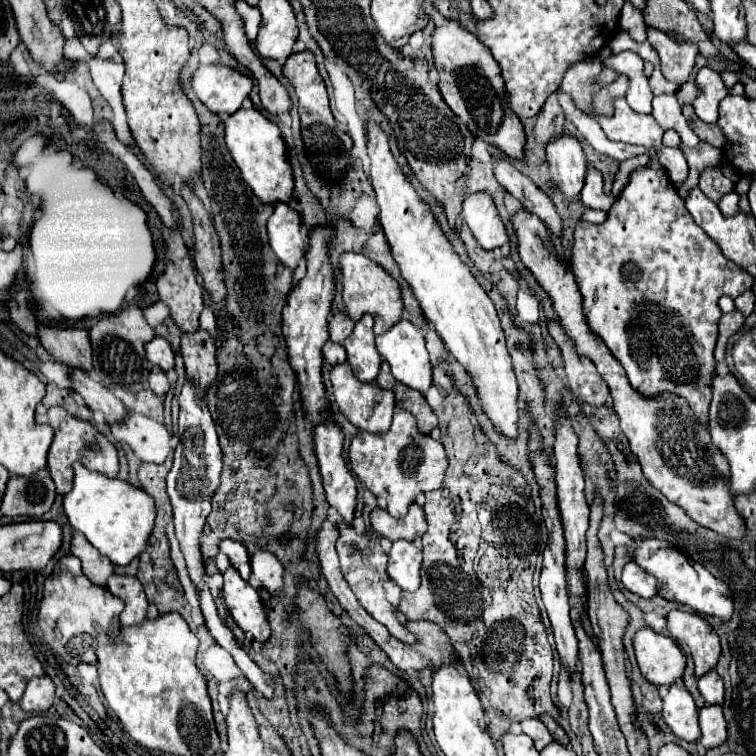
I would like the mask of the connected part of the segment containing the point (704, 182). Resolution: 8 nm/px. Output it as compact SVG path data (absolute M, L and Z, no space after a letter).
M707 169L701 173L701 179L699 179L699 189L713 201L713 203L719 203L723 195L731 193L735 187L735 183L725 177L723 173L719 173L717 169Z

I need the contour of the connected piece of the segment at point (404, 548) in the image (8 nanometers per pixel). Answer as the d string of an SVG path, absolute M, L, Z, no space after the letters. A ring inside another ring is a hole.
M407 539L393 541L389 553L387 573L389 577L403 589L403 591L417 591L419 589L419 569L421 569L421 549L417 549Z

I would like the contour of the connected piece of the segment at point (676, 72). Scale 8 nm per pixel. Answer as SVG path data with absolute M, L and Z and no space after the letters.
M649 29L649 43L659 55L661 73L669 81L683 85L695 65L695 57L697 57L695 45L677 43L673 37L669 37L657 29Z

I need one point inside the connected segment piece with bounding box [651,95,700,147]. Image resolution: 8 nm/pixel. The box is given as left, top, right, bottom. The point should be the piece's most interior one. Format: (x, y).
(666, 110)

